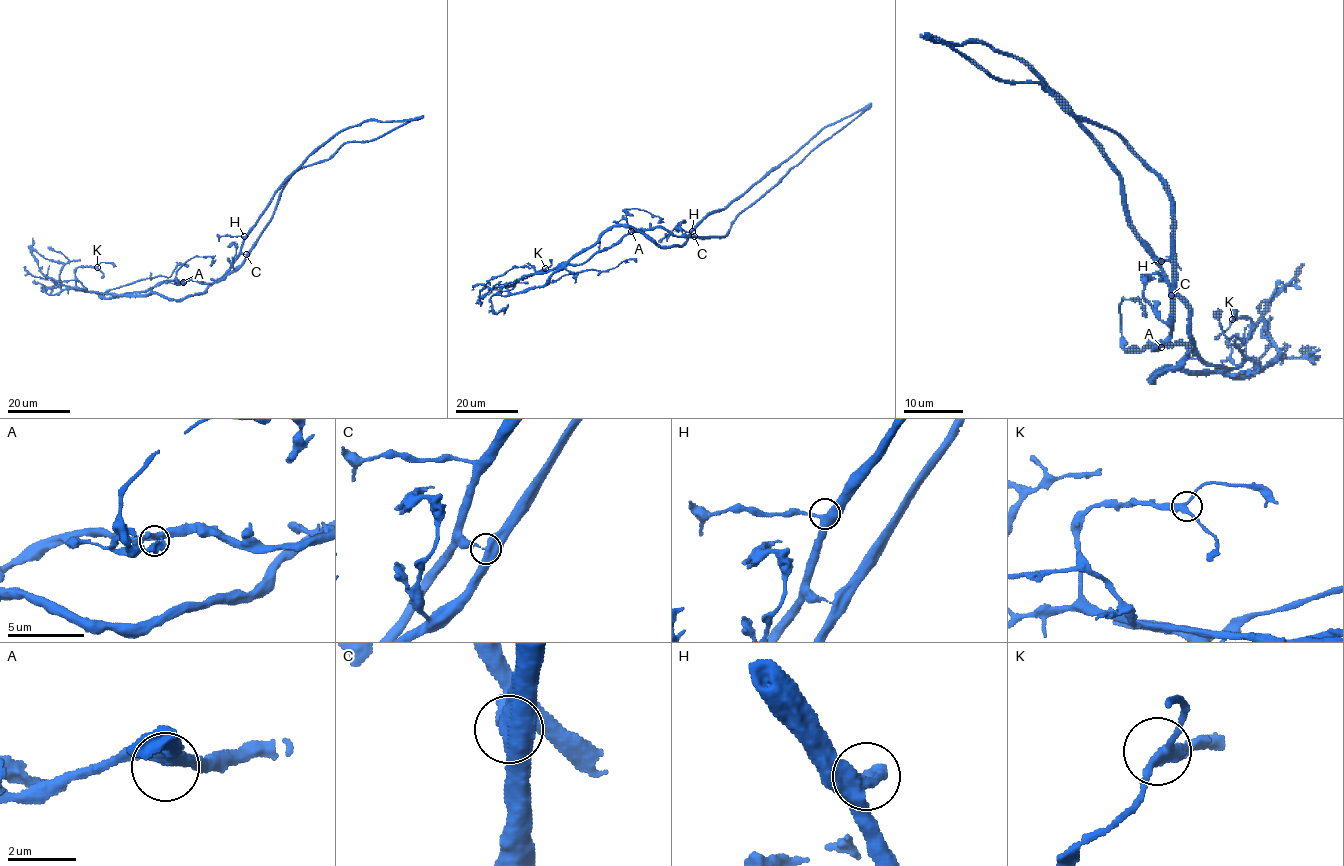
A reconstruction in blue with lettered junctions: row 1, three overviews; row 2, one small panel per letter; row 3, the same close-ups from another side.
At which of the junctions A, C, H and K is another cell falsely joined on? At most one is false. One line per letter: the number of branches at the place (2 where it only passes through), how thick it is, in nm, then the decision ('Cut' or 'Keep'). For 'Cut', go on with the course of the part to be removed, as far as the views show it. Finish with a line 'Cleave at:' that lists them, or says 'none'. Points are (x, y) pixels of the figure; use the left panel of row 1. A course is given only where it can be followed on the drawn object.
A: Branches: 3. Thickness 400 nm. Keep
C: Branches: 3. Thickness 440 nm. Cut. Course of the part to remove: (246, 254), (213, 283), (163, 281), (114, 294), (45, 276), (33, 251)
H: Branches: 3. Thickness 400 nm. Keep
K: Branches: 3. Thickness 280 nm. Keep
Cleave at: C

